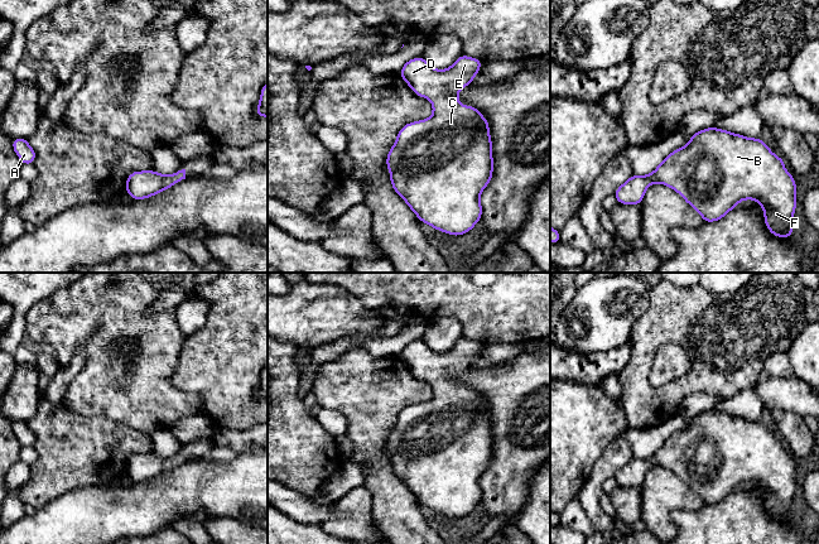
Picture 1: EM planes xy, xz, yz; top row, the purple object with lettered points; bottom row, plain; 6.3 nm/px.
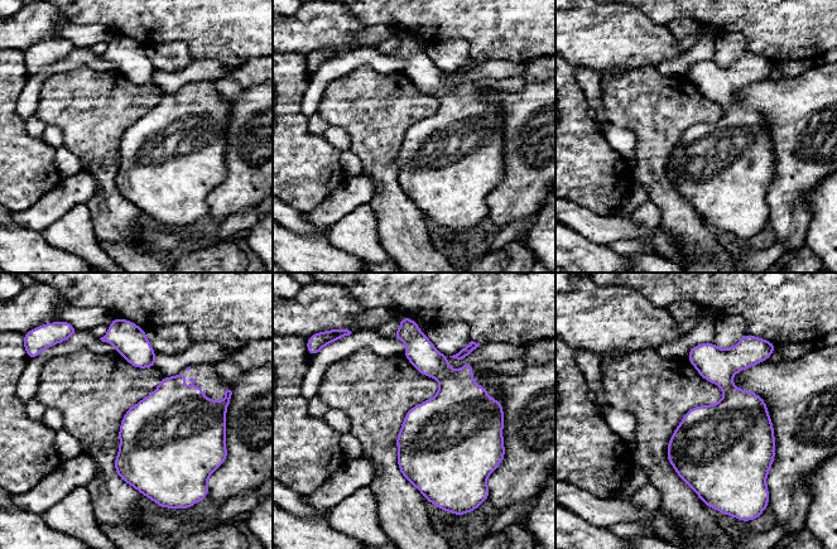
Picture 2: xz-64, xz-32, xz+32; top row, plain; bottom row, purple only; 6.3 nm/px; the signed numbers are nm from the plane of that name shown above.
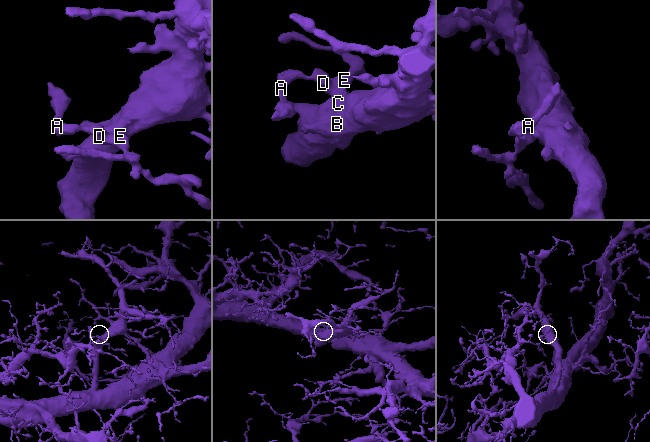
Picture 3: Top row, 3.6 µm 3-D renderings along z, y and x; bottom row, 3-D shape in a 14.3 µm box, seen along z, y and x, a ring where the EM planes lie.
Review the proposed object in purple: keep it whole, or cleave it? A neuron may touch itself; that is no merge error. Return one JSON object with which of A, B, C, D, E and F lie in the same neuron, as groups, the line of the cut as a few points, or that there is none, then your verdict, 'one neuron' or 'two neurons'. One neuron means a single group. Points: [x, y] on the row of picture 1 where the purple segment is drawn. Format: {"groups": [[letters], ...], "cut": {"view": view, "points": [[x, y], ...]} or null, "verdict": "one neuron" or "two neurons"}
{"groups": [["A", "B", "C", "D", "E", "F"]], "cut": null, "verdict": "one neuron"}

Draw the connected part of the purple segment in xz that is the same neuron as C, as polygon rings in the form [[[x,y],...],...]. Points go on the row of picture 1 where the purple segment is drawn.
[[[462,54],[449,68],[440,71],[416,57],[400,71],[413,92],[433,103],[433,115],[400,129],[386,158],[391,186],[420,222],[453,236],[467,234],[481,220],[480,194],[493,172],[490,124],[478,109],[461,106],[457,96],[472,83],[481,66],[482,61]]]

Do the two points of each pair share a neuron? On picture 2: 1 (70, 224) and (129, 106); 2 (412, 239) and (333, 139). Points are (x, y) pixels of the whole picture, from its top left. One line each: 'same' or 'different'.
1: different
2: different

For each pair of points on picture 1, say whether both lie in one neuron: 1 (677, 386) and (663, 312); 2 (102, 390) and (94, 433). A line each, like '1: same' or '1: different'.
1: same
2: different

